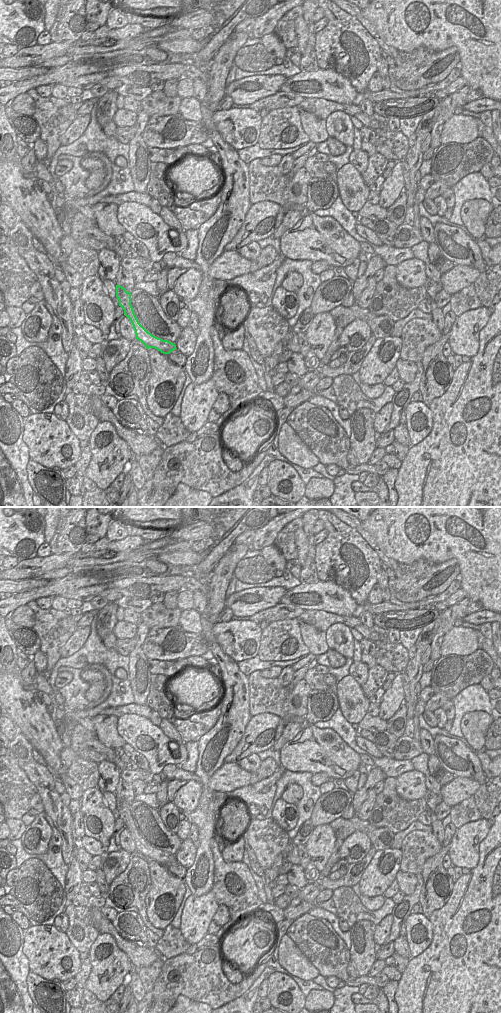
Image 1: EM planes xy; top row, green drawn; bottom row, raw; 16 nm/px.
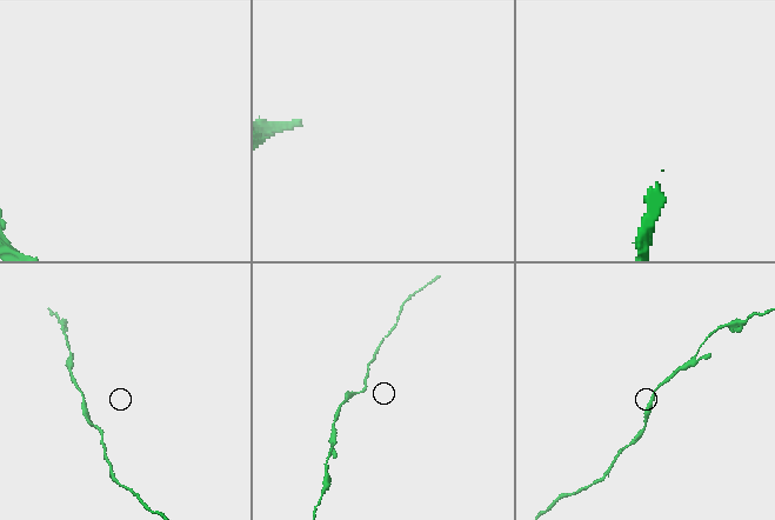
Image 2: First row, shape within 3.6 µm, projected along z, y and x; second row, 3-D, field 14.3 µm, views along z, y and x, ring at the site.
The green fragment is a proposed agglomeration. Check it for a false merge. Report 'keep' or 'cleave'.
keep

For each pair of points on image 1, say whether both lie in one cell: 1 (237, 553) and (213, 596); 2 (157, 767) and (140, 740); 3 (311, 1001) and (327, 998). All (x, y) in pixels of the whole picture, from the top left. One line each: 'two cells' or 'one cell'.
1: one cell
2: one cell
3: one cell

